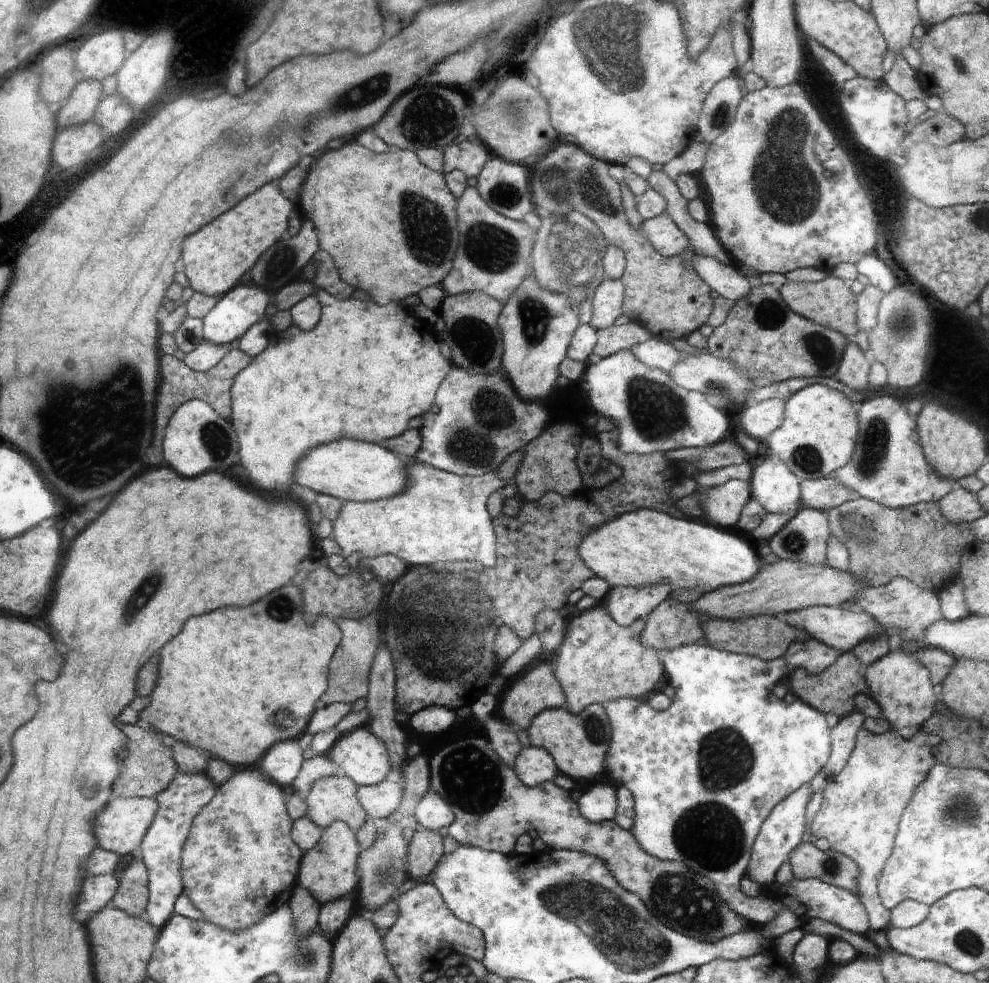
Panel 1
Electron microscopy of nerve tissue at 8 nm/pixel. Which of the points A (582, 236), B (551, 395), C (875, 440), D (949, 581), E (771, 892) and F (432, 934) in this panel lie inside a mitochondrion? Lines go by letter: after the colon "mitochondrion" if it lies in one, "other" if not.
A: mitochondrion
B: other
C: mitochondrion
D: other
E: other
F: other

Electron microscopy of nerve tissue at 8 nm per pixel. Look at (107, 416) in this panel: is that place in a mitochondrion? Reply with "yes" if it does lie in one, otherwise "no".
yes

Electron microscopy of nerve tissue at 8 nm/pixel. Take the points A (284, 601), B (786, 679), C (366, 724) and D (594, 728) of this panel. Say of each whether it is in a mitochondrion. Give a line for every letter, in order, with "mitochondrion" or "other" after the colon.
A: mitochondrion
B: other
C: other
D: mitochondrion

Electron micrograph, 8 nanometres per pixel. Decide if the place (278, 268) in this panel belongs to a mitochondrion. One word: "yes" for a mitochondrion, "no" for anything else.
yes

